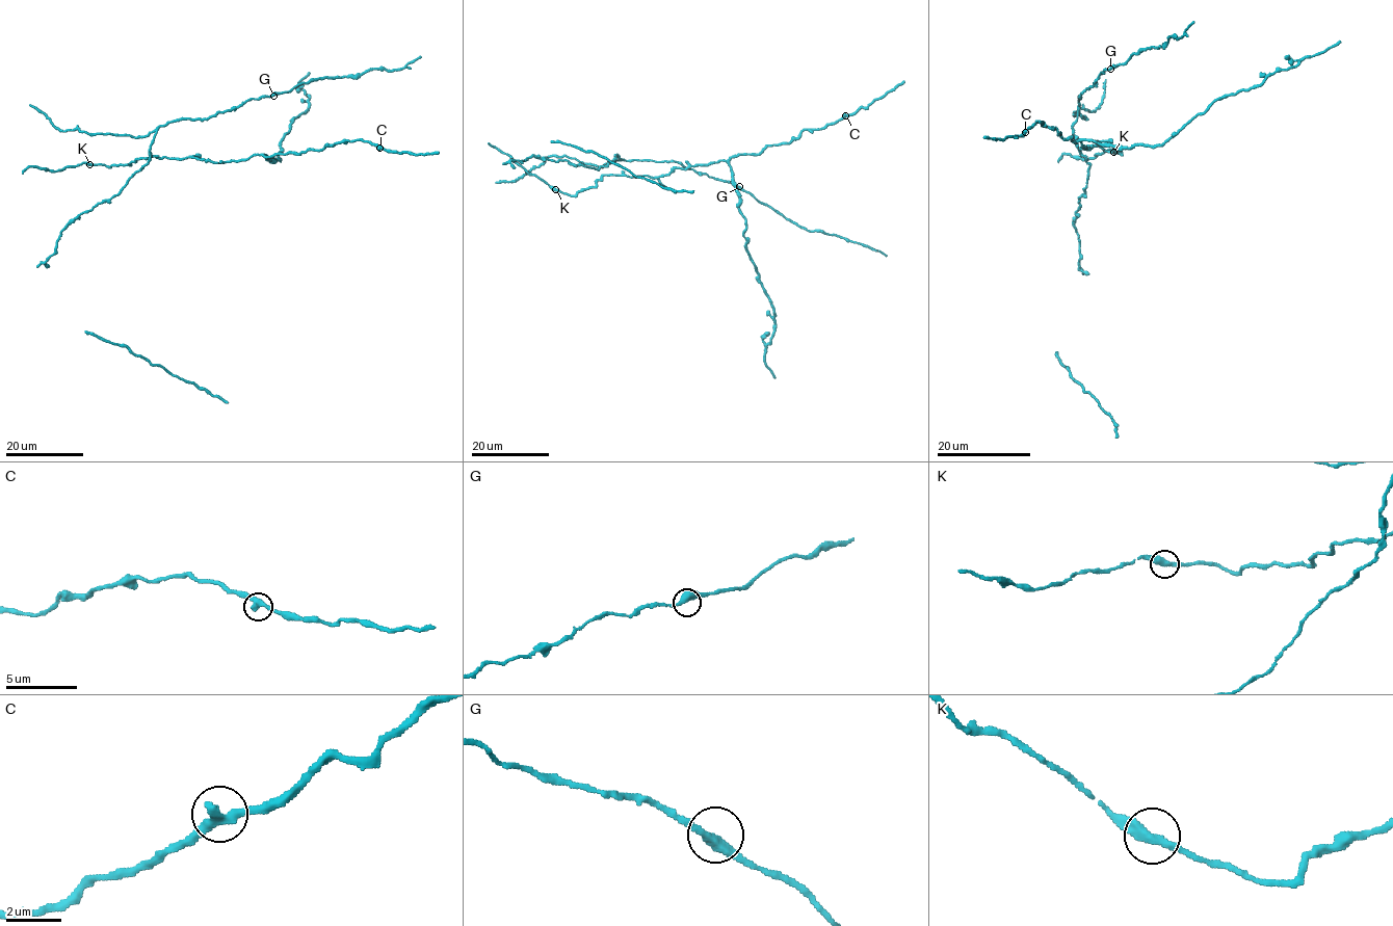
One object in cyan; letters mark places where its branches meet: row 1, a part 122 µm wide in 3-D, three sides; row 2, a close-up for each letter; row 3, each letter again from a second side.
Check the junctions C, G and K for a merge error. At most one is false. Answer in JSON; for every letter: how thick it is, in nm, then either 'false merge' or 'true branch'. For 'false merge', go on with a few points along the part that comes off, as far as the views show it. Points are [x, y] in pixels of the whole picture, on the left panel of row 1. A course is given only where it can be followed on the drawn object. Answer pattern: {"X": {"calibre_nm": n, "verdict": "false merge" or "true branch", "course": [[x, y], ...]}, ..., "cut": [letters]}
{"C": {"calibre_nm": 380, "verdict": "true branch"}, "G": {"calibre_nm": 400, "verdict": "true branch"}, "K": {"calibre_nm": 380, "verdict": "true branch"}, "cut": []}

